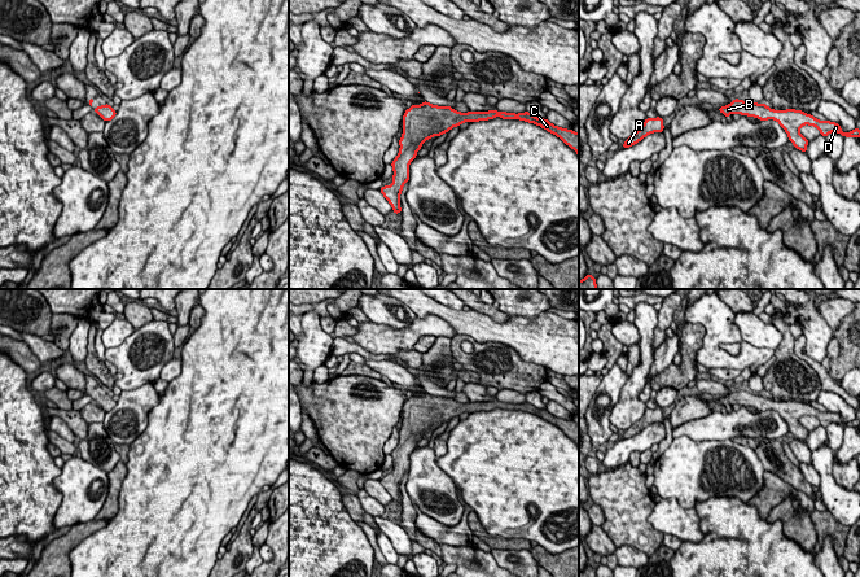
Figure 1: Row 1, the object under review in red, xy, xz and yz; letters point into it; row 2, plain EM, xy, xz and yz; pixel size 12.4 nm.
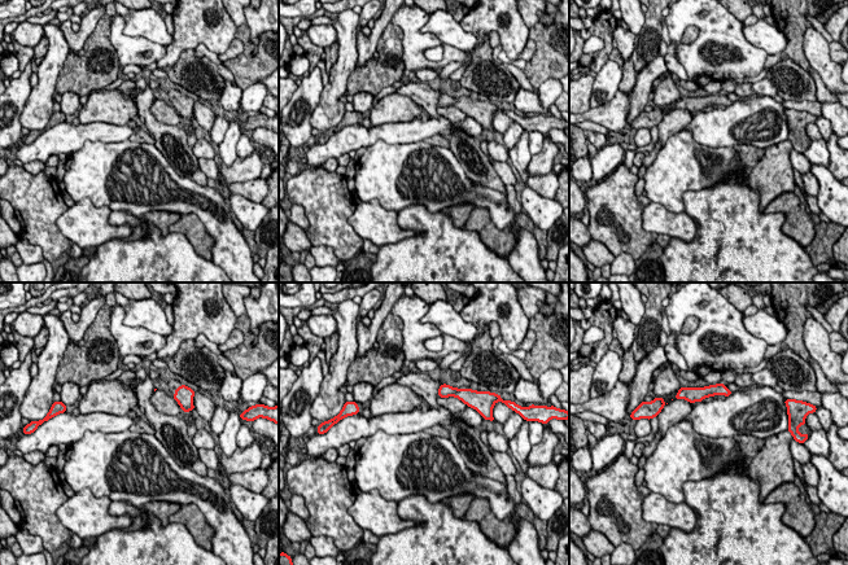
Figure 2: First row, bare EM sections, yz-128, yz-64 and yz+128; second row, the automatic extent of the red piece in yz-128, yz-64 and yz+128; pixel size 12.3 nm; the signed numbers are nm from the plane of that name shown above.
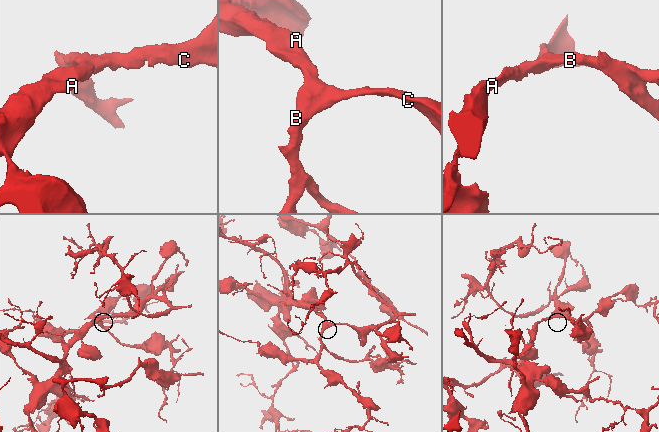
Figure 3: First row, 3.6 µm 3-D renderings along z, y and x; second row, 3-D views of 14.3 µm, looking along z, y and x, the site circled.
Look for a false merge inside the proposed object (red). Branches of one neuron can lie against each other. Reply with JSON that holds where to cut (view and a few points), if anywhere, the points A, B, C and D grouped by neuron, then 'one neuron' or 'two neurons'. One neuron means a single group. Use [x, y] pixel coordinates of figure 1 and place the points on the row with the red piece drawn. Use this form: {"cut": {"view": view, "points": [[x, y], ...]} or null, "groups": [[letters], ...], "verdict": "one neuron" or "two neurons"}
{"cut": null, "groups": [["A", "B", "C", "D"]], "verdict": "one neuron"}

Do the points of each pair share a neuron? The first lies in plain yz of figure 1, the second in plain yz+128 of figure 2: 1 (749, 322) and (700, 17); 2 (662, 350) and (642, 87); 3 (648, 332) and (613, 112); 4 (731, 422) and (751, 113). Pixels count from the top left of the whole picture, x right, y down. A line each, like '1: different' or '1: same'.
1: different
2: same
3: same
4: same

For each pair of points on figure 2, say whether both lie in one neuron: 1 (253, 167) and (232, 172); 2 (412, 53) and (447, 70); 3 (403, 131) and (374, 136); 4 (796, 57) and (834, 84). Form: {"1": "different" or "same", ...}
{"1": "same", "2": "different", "3": "same", "4": "different"}

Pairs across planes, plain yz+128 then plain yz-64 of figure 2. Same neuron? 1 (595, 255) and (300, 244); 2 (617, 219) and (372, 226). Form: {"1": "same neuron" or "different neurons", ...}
{"1": "same neuron", "2": "different neurons"}

